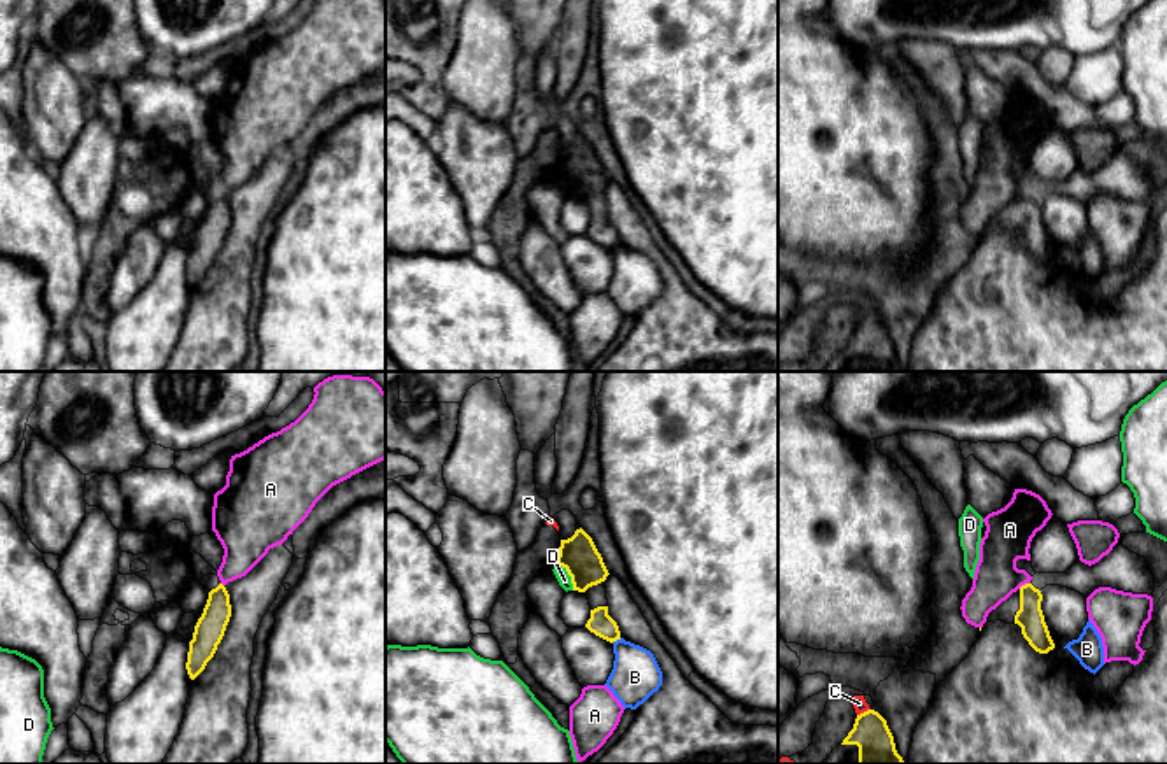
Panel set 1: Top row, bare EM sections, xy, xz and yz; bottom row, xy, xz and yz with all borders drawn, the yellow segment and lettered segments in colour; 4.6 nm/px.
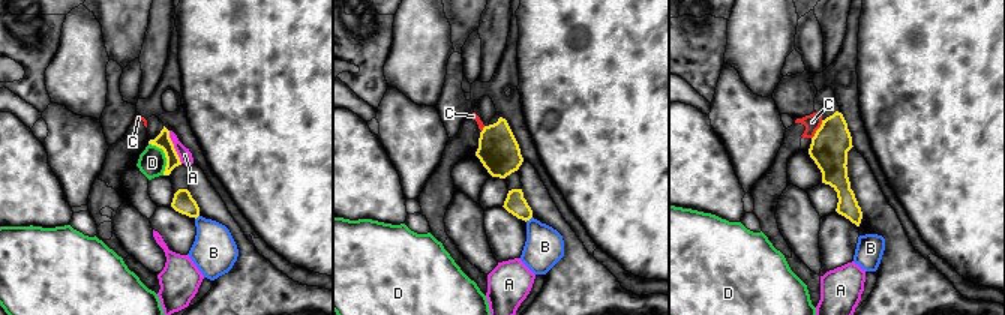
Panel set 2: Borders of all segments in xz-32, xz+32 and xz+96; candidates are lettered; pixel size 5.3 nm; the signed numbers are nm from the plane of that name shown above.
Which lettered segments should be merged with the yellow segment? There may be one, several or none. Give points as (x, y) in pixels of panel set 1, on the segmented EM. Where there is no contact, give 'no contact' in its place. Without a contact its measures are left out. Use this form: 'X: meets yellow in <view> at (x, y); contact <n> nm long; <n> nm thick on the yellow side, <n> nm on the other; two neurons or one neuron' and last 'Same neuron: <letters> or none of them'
A: meets yellow in yz at (1025, 584); contact 60 nm long; 120 nm thick on the yellow side, 220 nm on the other; two neurons
B: meets yellow in xz at (615, 640); contact 50 nm long; 110 nm thick on the yellow side, 220 nm on the other; two neurons
C: meets yellow in yz at (864, 712); contact 70 nm long; 190 nm thick on the yellow side, 70 nm on the other; two neurons
D: meets yellow in xz at (568, 573); contact 150 nm long; 170 nm thick on the yellow side, 60 nm on the other; two neurons
Same neuron: none of them

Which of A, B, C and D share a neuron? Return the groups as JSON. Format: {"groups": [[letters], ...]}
{"groups": [["A"], ["B"], ["C"], ["D"]]}

